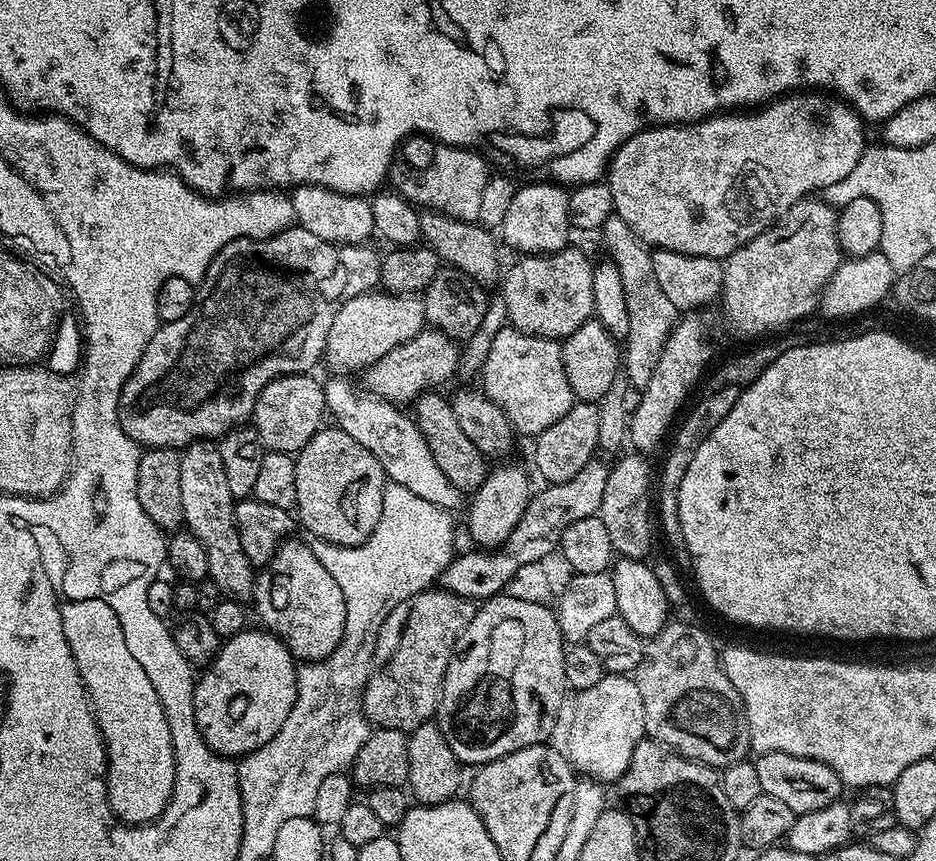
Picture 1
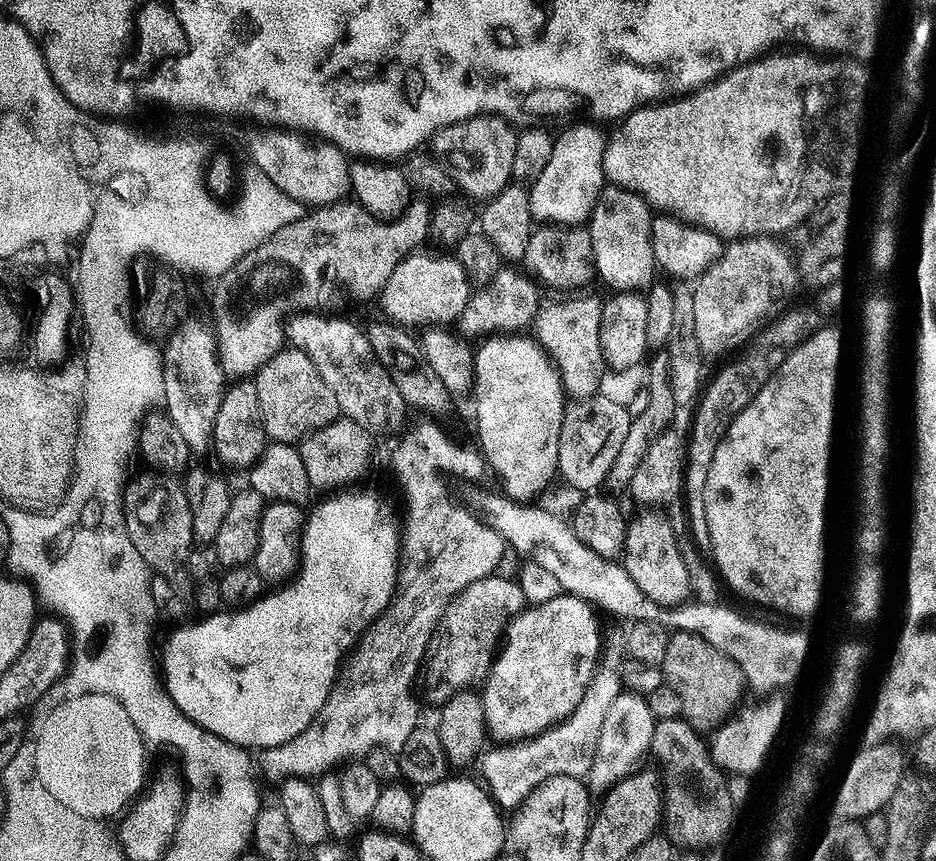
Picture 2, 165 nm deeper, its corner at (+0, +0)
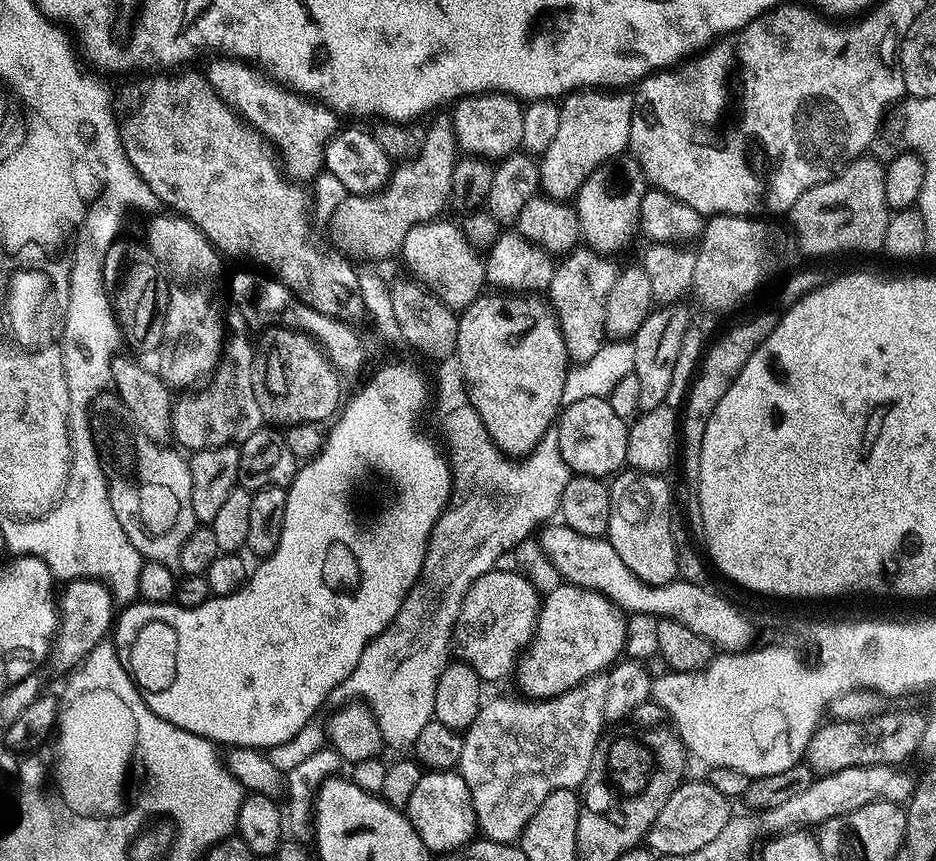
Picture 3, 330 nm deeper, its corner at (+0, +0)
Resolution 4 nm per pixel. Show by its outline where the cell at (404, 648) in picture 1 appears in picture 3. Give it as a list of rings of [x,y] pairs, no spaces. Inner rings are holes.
[[[497,570],[482,574],[482,578],[478,578],[478,582],[474,582],[474,586],[470,586],[470,590],[466,594],[466,598],[462,602],[462,610],[458,614],[458,622],[456,623],[456,635],[454,637],[454,648],[458,653],[460,651],[459,659],[463,663],[469,664],[477,674],[480,675],[481,681],[488,682],[488,680],[504,680],[513,675],[514,669],[517,667],[518,661],[522,653],[531,645],[532,637],[536,635],[536,623],[540,618],[540,605],[542,603],[541,593],[536,591],[536,587],[520,575],[519,571],[514,573],[504,573]]]

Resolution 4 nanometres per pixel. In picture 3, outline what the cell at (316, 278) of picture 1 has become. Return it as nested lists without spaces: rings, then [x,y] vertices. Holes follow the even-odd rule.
[[[442,114],[442,122],[433,119],[424,128],[424,141],[420,151],[412,157],[397,163],[391,169],[388,183],[371,196],[349,194],[338,208],[334,224],[348,240],[356,243],[360,252],[365,252],[372,260],[384,260],[387,256],[396,256],[406,234],[414,226],[425,224],[427,220],[437,219],[452,196],[452,167],[458,159],[456,140],[450,140],[451,119]]]

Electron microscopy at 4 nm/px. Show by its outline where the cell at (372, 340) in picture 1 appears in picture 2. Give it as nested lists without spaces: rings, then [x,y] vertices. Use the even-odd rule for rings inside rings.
[[[409,254],[394,266],[386,282],[380,285],[378,299],[385,321],[405,329],[425,326],[446,326],[459,317],[470,299],[470,278],[461,264],[446,256],[416,256]]]

